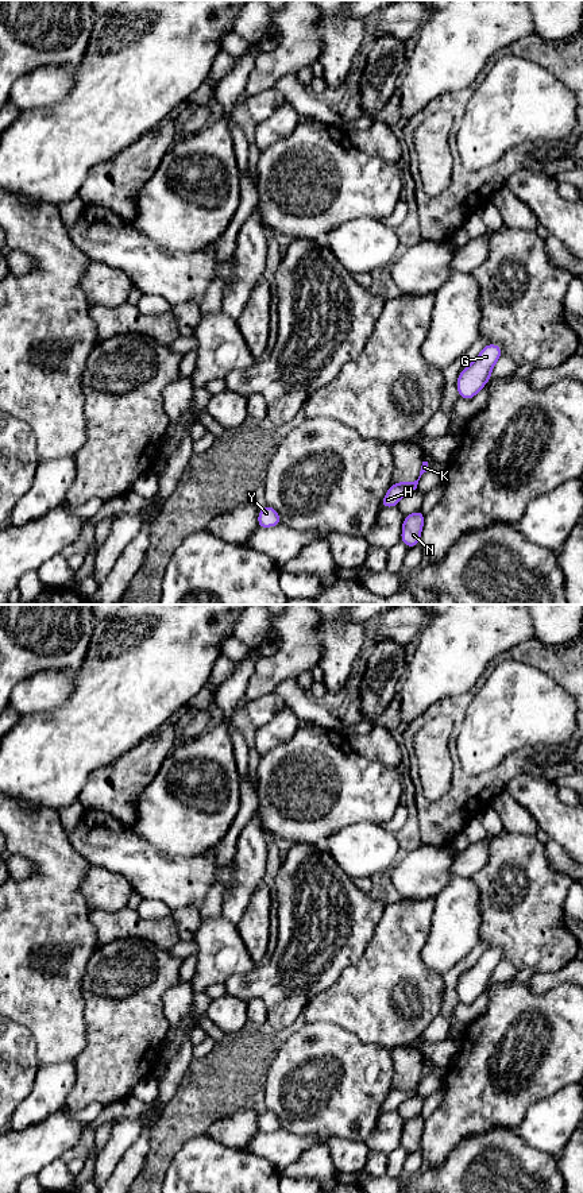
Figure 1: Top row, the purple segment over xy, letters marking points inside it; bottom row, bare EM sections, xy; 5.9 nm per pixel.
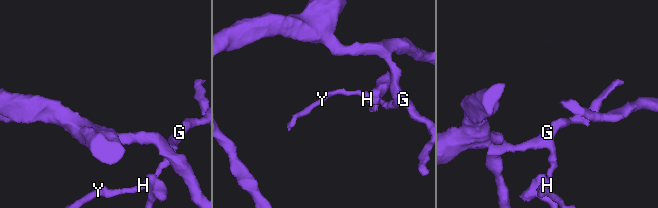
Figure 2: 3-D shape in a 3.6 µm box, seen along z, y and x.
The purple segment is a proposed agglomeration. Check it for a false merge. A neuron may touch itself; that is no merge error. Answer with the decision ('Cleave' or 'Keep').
Cleave

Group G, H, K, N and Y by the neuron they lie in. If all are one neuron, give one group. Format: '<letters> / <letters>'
G H K Y / N

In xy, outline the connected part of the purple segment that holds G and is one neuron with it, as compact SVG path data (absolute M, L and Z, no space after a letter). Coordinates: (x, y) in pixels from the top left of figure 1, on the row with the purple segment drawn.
M486 344L480 354L460 371L456 382L459 397L467 401L472 399L487 385L501 356L499 344Z

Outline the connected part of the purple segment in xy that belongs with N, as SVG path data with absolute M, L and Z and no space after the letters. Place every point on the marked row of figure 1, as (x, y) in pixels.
M421 510L408 514L402 522L401 541L408 547L416 547L420 544L421 530L424 528L425 514Z

